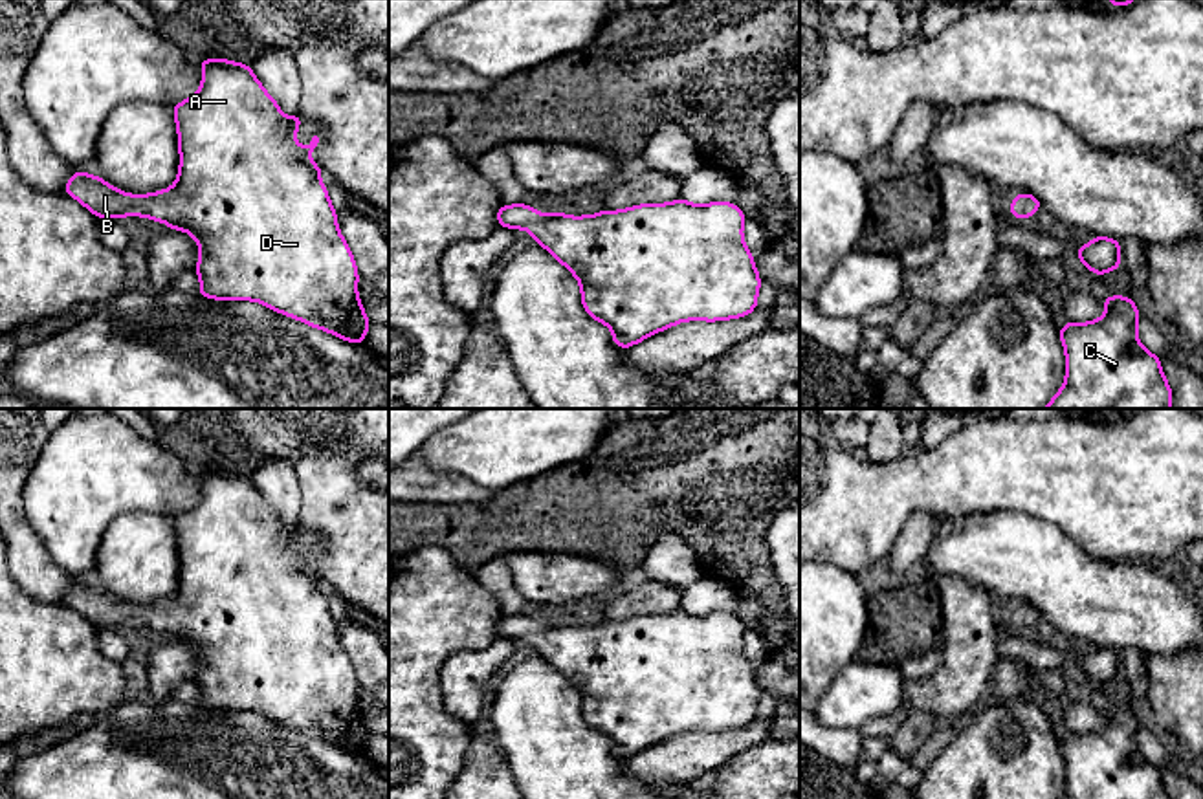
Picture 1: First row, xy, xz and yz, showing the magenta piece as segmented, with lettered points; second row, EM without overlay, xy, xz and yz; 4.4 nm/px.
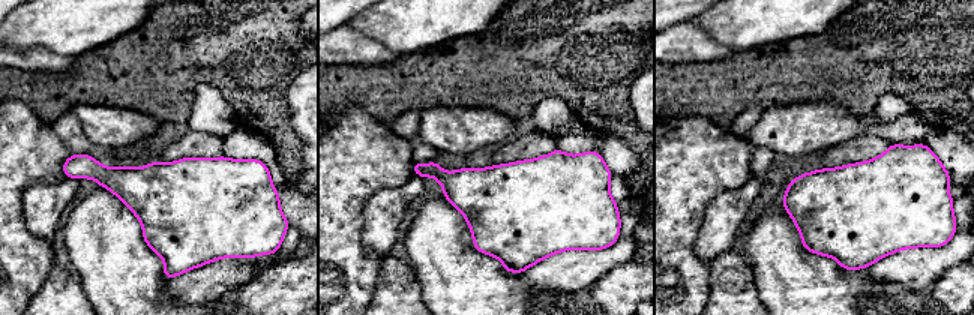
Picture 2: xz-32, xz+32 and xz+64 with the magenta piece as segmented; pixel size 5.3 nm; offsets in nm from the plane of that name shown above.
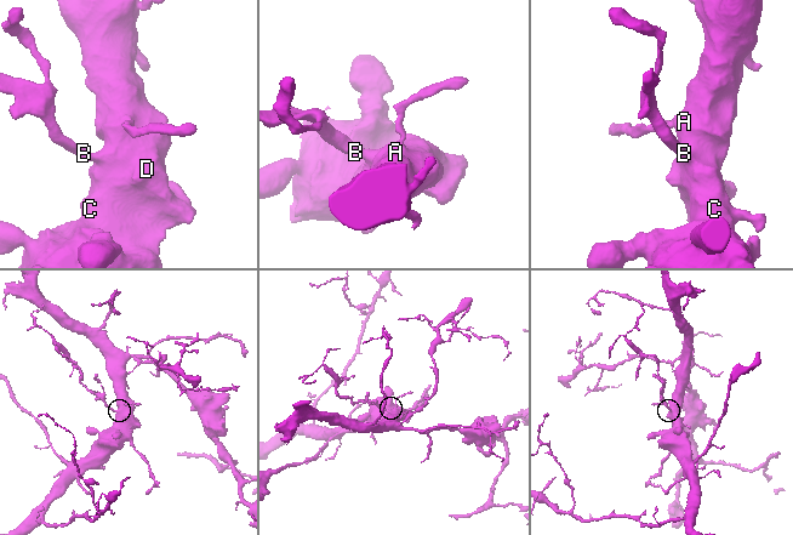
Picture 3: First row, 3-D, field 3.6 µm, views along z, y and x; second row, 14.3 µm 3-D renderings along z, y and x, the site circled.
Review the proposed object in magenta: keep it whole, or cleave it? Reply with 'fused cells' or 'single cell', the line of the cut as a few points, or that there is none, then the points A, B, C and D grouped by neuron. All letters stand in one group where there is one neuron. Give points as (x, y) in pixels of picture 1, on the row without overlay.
single cell | no cut | A B C D

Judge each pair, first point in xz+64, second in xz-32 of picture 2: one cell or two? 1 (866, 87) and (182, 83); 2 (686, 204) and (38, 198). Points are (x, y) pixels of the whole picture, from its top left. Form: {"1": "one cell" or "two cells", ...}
{"1": "one cell", "2": "two cells"}

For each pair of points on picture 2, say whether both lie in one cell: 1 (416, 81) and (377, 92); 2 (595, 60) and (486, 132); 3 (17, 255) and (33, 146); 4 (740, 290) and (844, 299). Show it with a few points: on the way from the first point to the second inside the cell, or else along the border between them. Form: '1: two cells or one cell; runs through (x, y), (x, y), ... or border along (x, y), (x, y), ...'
1: one cell; runs through (407, 83), (386, 90)
2: two cells; border along (476, 105), (488, 105), (517, 120)
3: one cell; runs through (15, 228), (15, 173)
4: two cells; border along (748, 257), (761, 299)

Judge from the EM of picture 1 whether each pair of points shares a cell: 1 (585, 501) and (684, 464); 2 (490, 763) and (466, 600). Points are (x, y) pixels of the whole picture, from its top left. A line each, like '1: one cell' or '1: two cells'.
1: one cell
2: two cells

